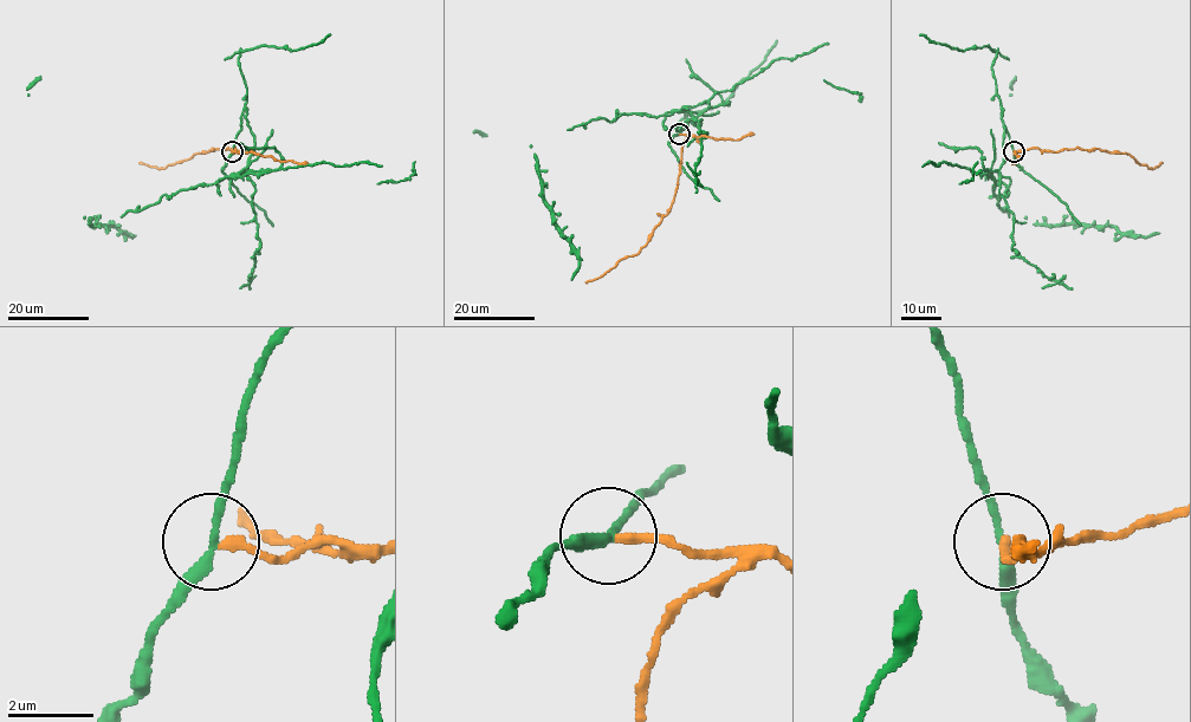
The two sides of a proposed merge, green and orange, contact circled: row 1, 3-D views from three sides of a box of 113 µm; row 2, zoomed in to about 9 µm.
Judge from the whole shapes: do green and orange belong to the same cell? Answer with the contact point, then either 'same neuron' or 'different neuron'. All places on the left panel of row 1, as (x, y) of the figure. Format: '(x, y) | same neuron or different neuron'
(232, 151) | different neuron

